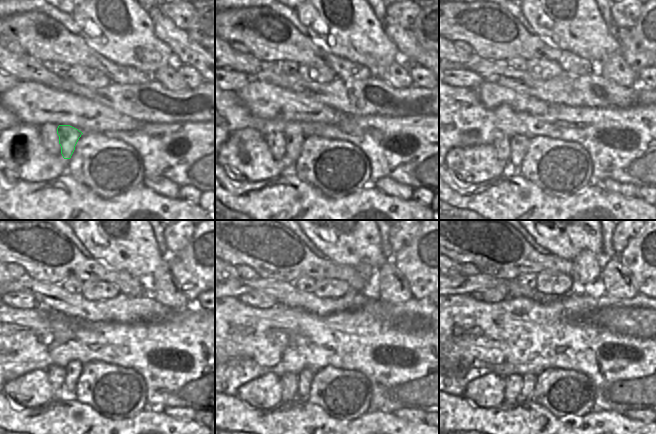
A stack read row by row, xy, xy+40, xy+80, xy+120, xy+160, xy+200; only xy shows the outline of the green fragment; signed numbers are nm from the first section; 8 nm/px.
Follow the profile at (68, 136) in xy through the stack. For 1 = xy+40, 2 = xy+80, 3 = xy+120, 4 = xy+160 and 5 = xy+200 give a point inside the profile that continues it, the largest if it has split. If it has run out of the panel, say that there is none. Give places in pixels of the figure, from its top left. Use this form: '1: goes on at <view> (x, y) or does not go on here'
1: goes on at xy+40 (293, 141)
2: goes on at xy+80 (519, 144)
3: goes on at xy+120 (73, 369)
4: goes on at xy+160 (304, 378)
5: goes on at xy+200 (529, 380)

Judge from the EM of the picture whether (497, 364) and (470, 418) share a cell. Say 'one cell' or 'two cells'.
two cells

